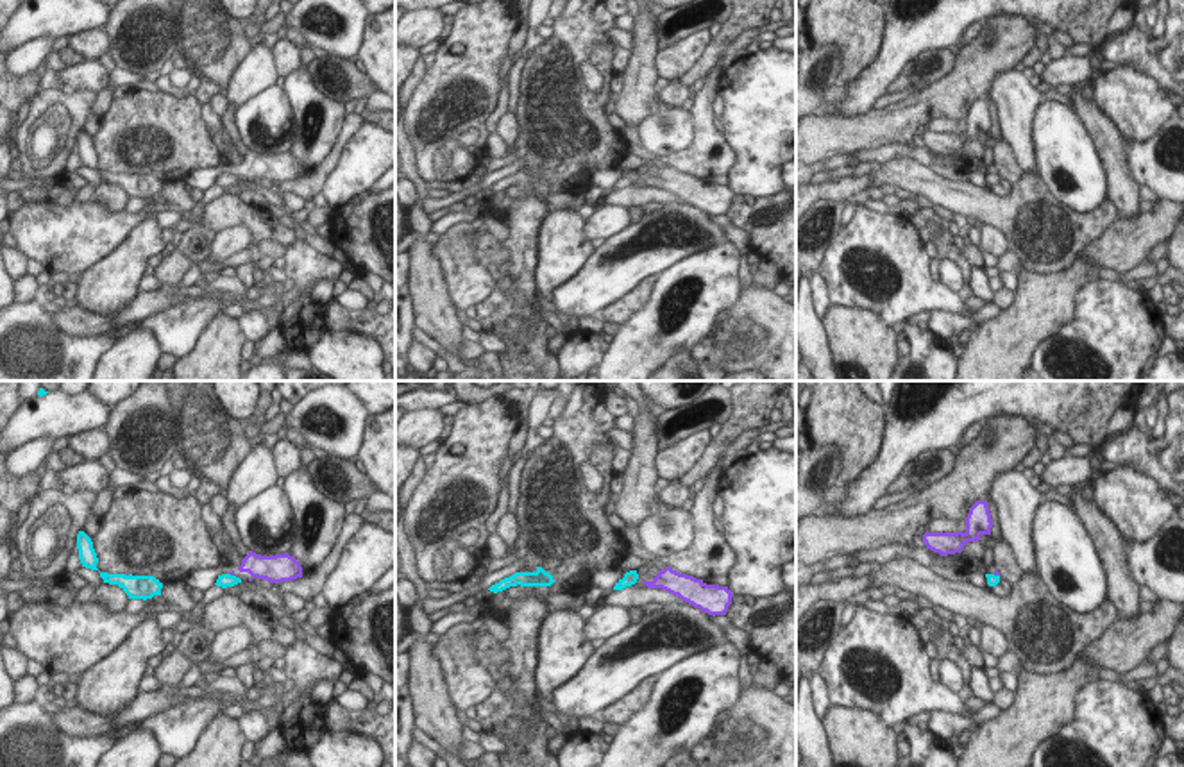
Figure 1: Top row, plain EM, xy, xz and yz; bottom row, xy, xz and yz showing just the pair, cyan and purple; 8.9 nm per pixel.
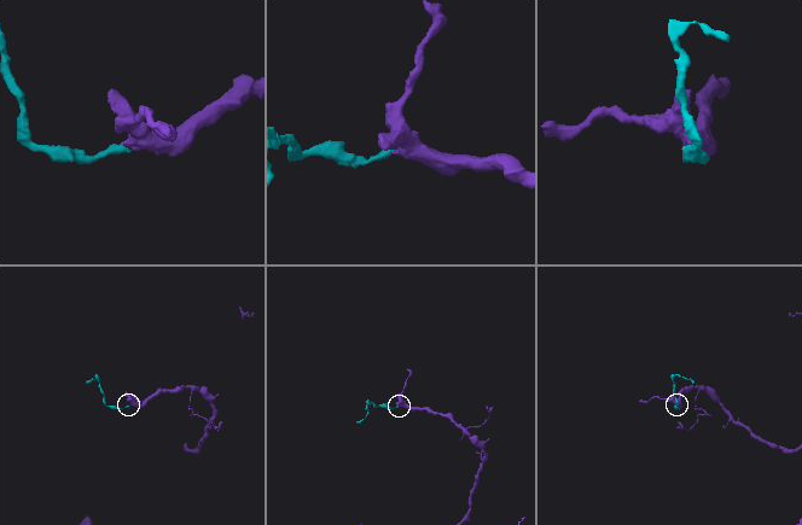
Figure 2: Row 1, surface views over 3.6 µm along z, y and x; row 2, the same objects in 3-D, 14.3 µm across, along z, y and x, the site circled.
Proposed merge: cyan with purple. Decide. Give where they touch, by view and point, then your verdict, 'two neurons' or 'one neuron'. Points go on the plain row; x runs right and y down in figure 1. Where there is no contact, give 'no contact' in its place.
yz (997, 176) | two neurons

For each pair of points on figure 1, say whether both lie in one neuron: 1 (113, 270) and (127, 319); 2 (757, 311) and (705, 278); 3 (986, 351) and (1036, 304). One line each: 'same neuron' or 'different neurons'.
1: different neurons
2: different neurons
3: same neuron

